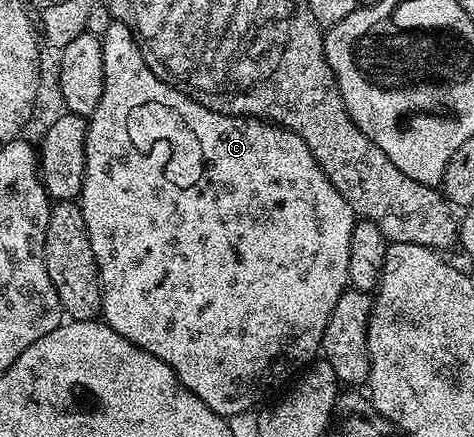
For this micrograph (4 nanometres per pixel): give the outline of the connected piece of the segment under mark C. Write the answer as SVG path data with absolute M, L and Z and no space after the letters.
M112 20L110 27L106 27L100 42L102 43L104 86L102 87L102 99L98 102L98 107L94 107L92 116L87 118L86 167L84 168L84 182L82 183L82 191L78 198L78 204L82 211L82 219L86 219L86 231L90 235L90 247L94 247L94 259L98 263L102 320L105 325L110 326L114 331L118 331L118 335L122 335L122 339L130 339L130 343L142 347L142 351L150 351L150 355L162 359L162 363L169 365L174 371L174 375L178 375L180 383L185 385L190 391L194 391L194 395L198 395L198 399L202 399L202 403L206 403L206 407L210 407L210 411L214 411L219 417L226 419L230 415L238 415L238 411L256 409L261 404L259 401L279 381L286 380L291 373L293 375L299 374L321 352L326 323L330 319L330 311L334 311L334 303L338 303L338 299L344 294L344 290L349 288L350 235L356 229L358 218L353 213L350 203L346 203L346 199L342 199L342 195L336 190L334 183L330 183L330 179L324 174L322 167L314 159L314 155L310 155L310 147L306 147L306 143L293 129L284 129L281 125L274 125L267 119L259 117L235 117L232 113L219 113L210 107L206 107L201 101L196 100L195 97L185 92L183 88L169 83L161 74L155 73L149 67L134 34L131 33L130 27L126 27L126 23Z

